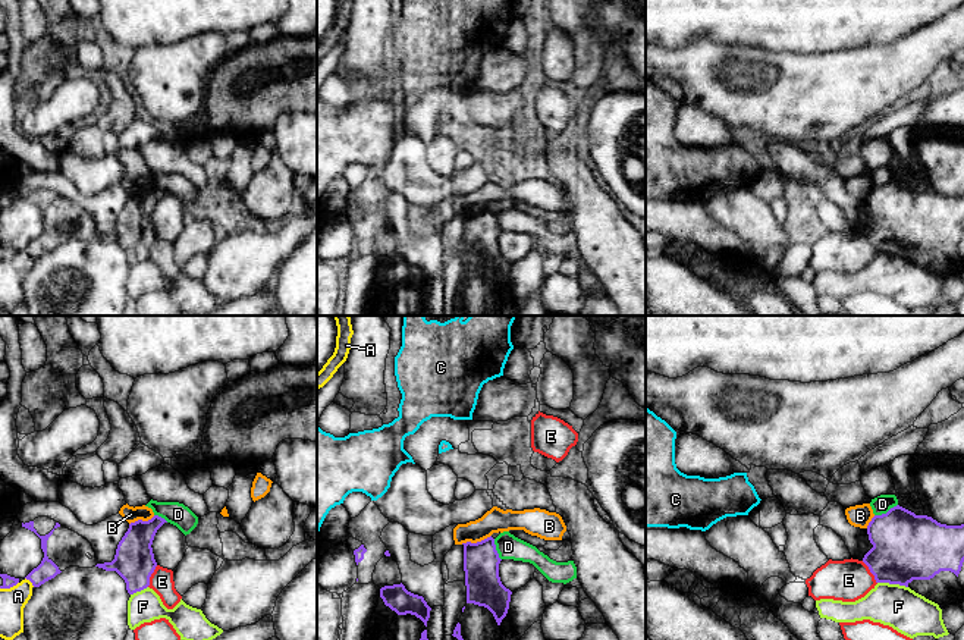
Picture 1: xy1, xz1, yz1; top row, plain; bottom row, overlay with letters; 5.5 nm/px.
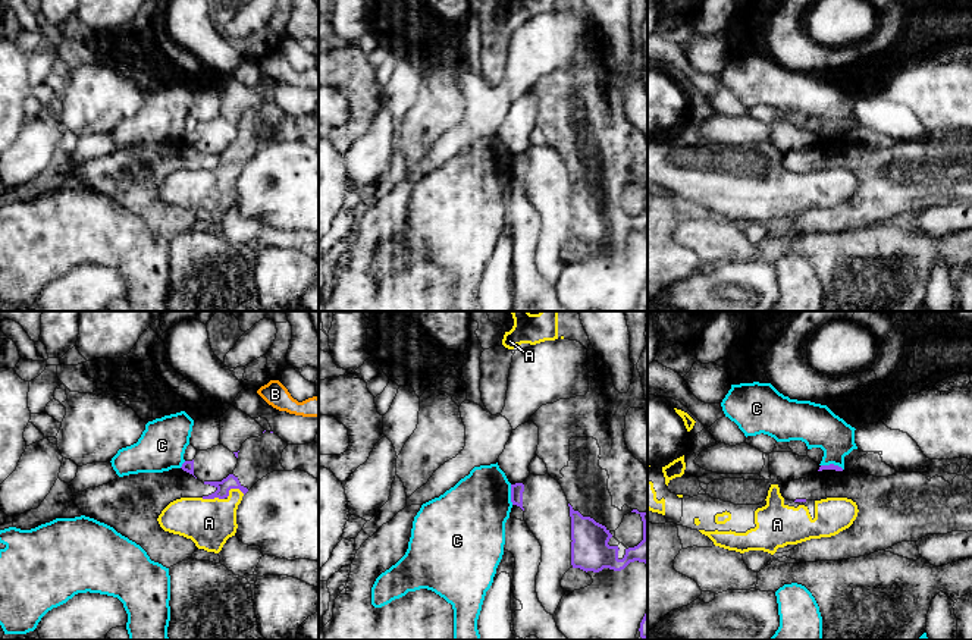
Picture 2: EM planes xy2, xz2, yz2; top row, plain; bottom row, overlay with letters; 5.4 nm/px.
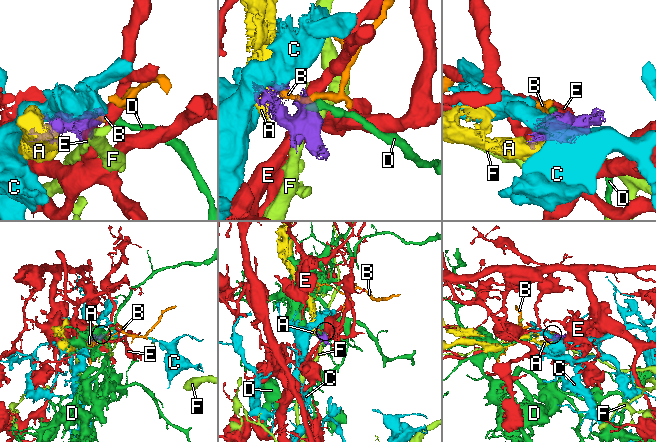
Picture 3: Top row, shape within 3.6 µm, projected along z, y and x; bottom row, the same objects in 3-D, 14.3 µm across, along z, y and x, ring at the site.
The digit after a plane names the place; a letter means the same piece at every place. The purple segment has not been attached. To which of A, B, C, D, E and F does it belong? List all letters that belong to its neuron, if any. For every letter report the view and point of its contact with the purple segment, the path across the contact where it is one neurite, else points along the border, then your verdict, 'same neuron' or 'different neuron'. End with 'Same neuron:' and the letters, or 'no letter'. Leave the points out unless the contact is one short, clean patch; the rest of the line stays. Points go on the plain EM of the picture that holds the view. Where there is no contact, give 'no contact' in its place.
A: xy2 (213, 169) | same neuron
B: xz1 (477, 213) | along xz1 (490, 206), (476, 213), (461, 215) | different neuron
C: xz2 (511, 166) | different neuron
D: yz1 (886, 184) | along yz1 (897, 175), (885, 184), (875, 187) | different neuron
E: yz1 (870, 242) | along yz1 (862, 232), (876, 254) | different neuron
F: yz1 (892, 254) | different neuron
Same neuron: A

